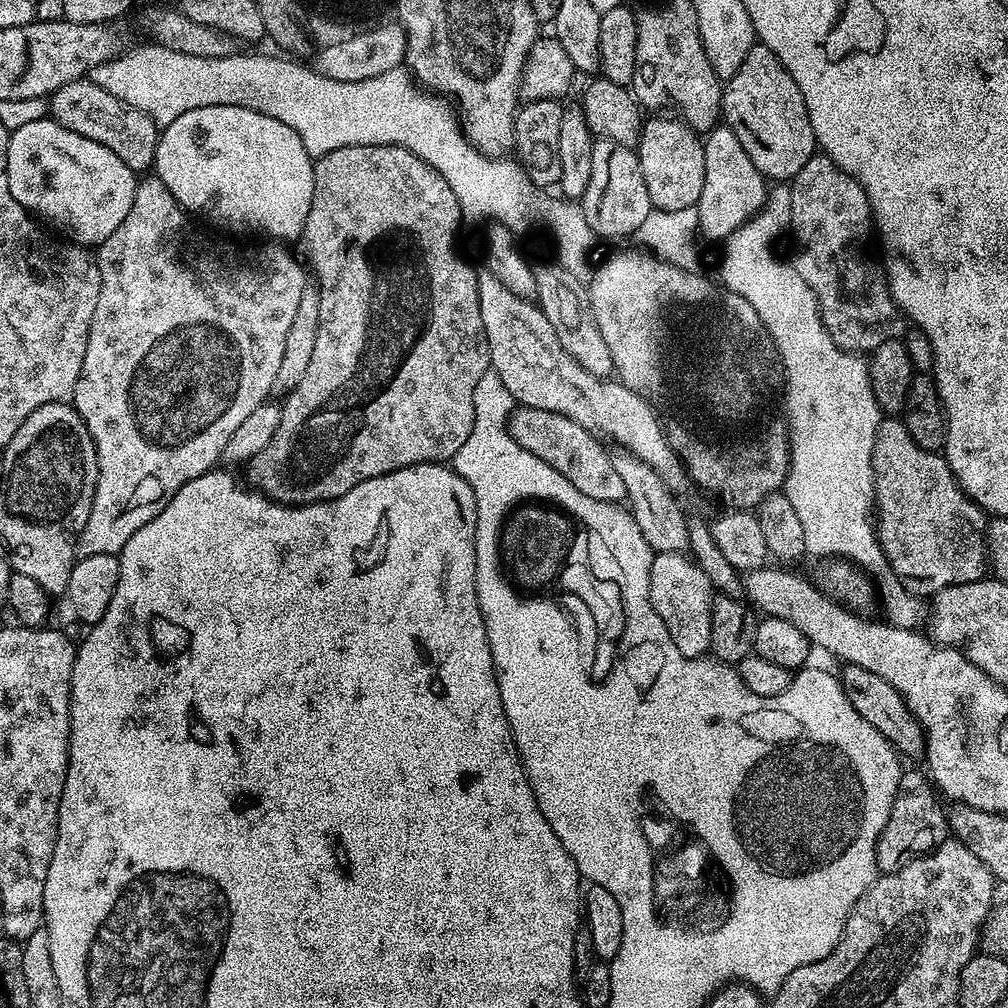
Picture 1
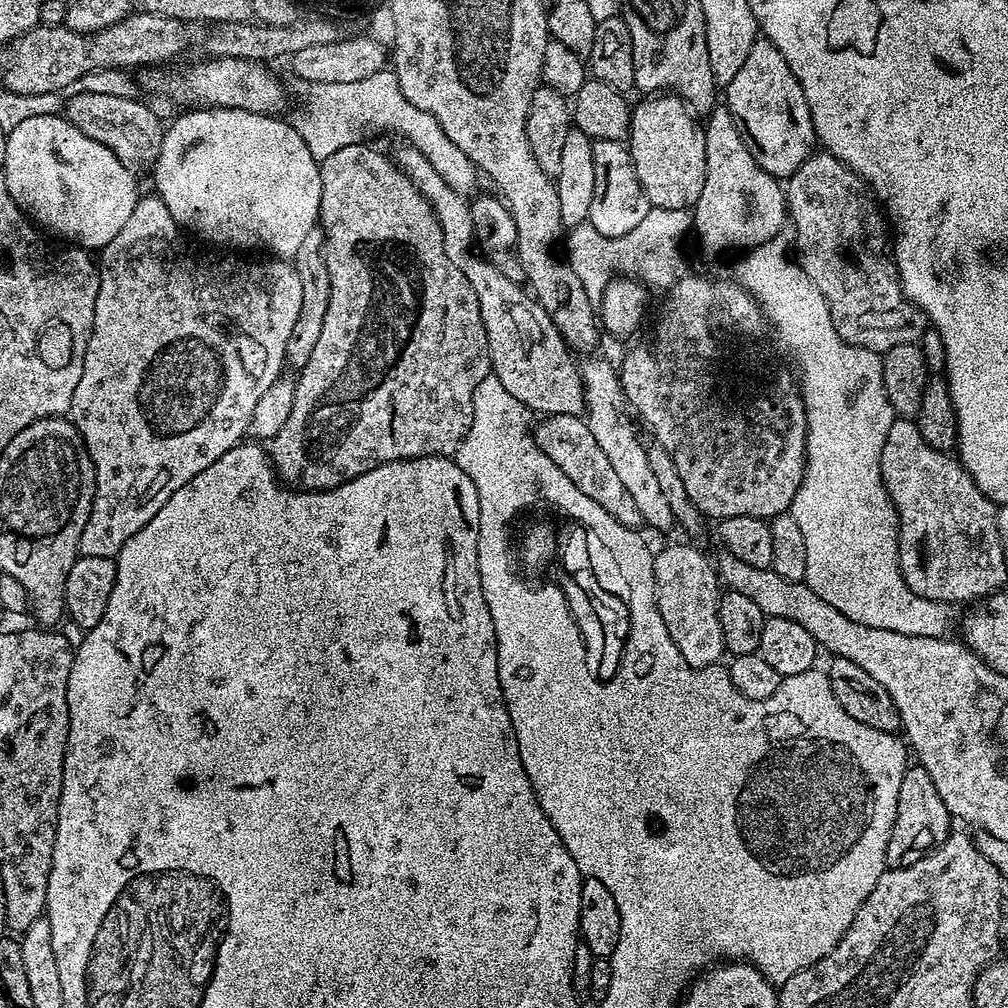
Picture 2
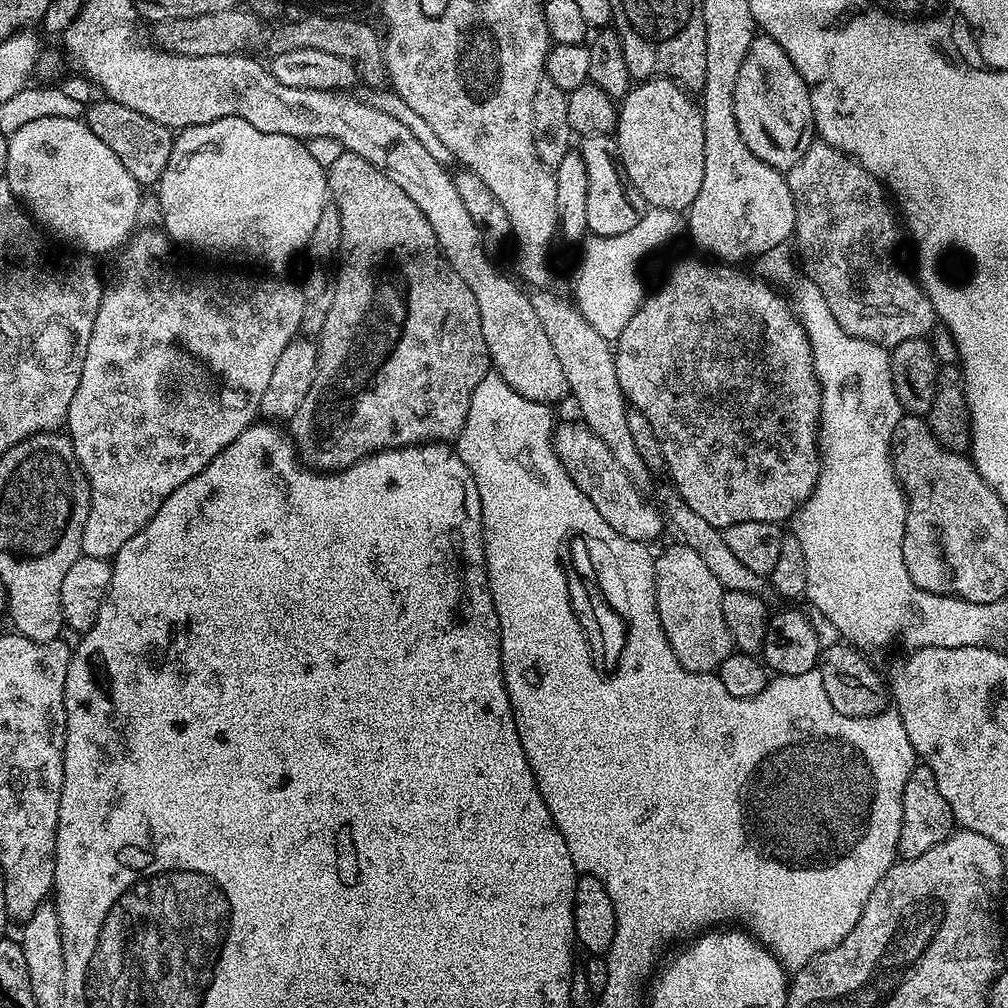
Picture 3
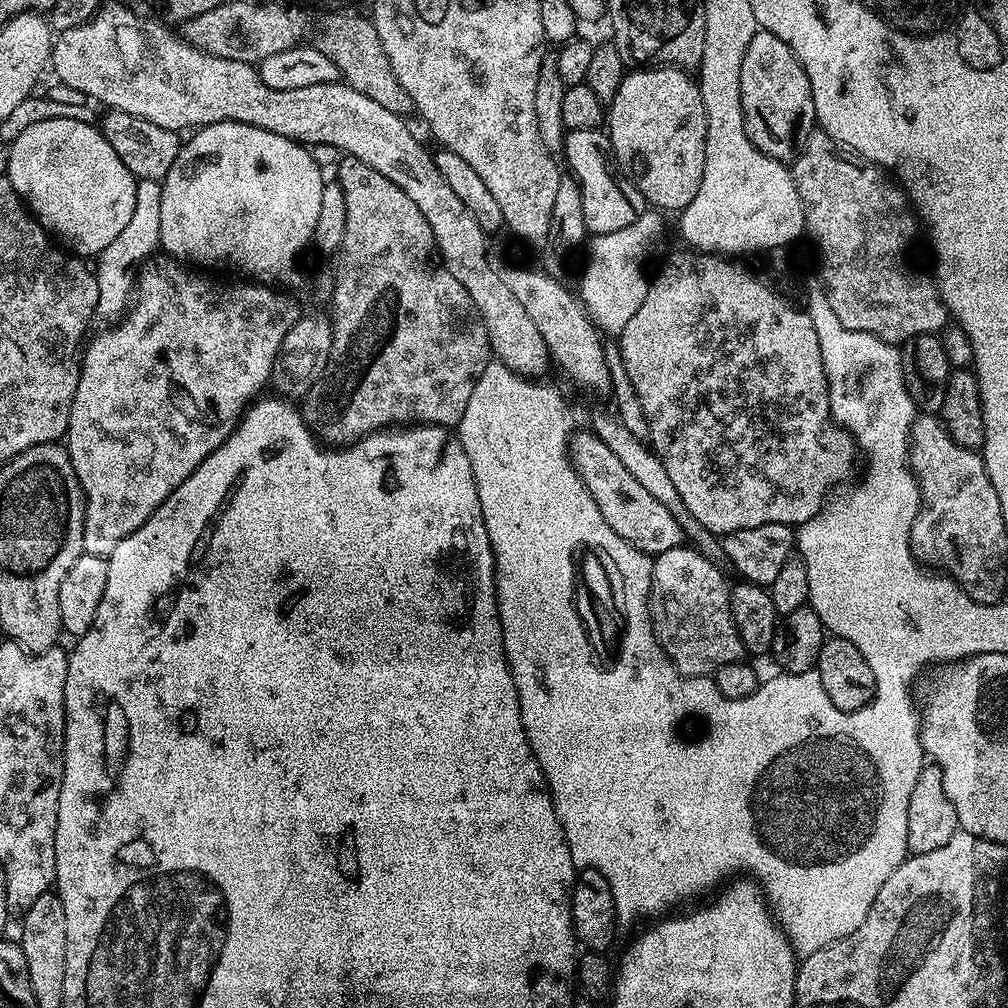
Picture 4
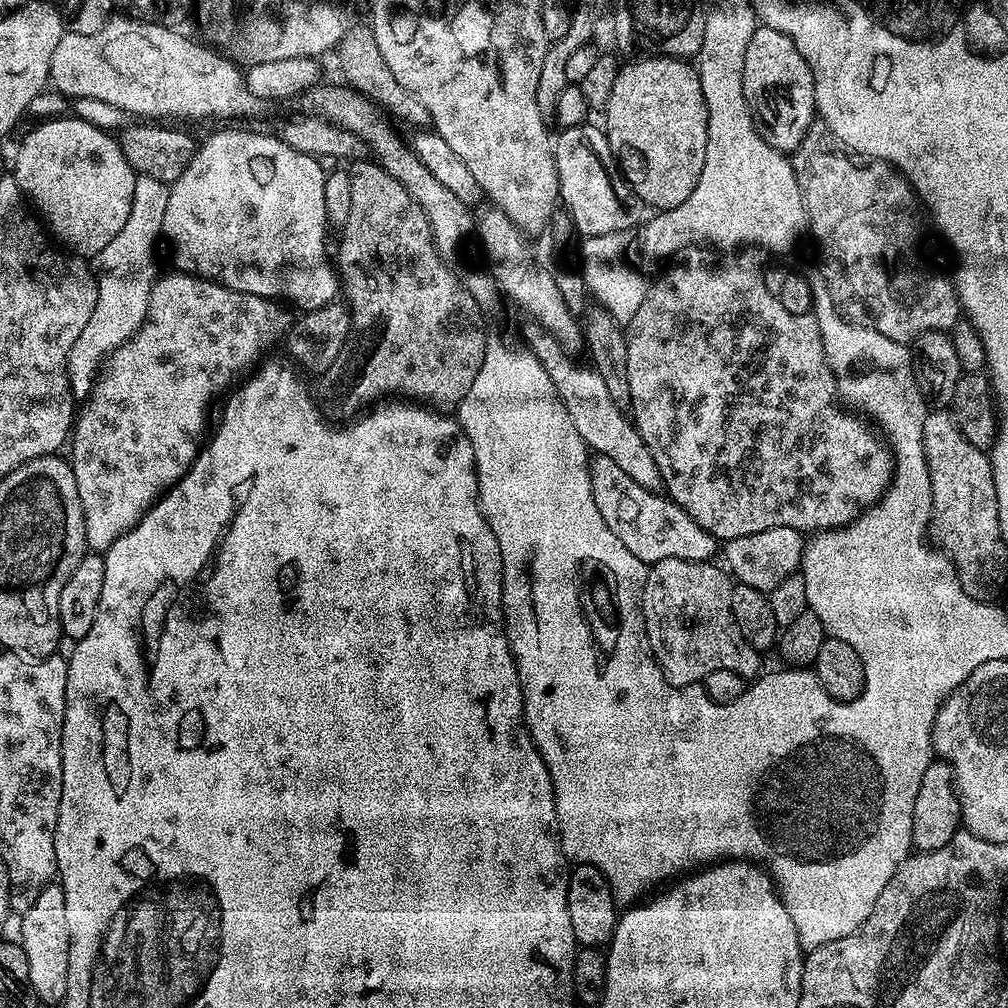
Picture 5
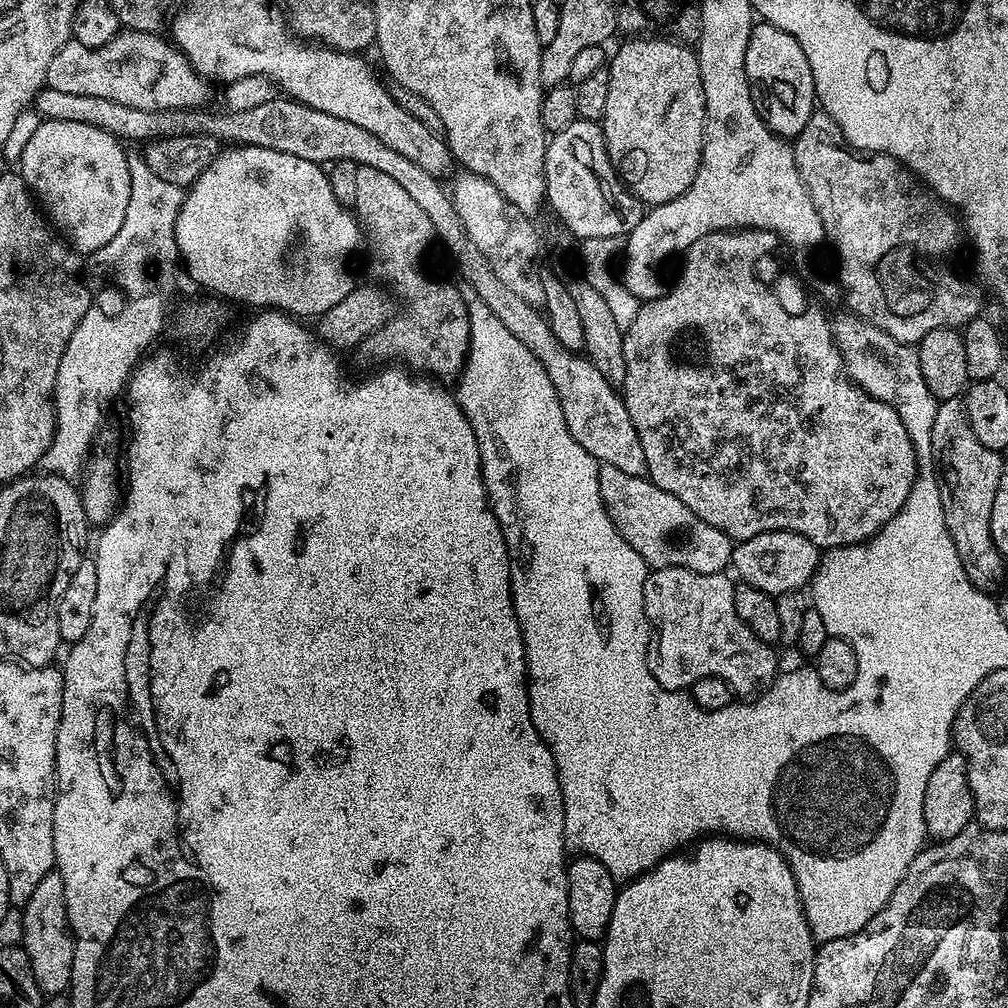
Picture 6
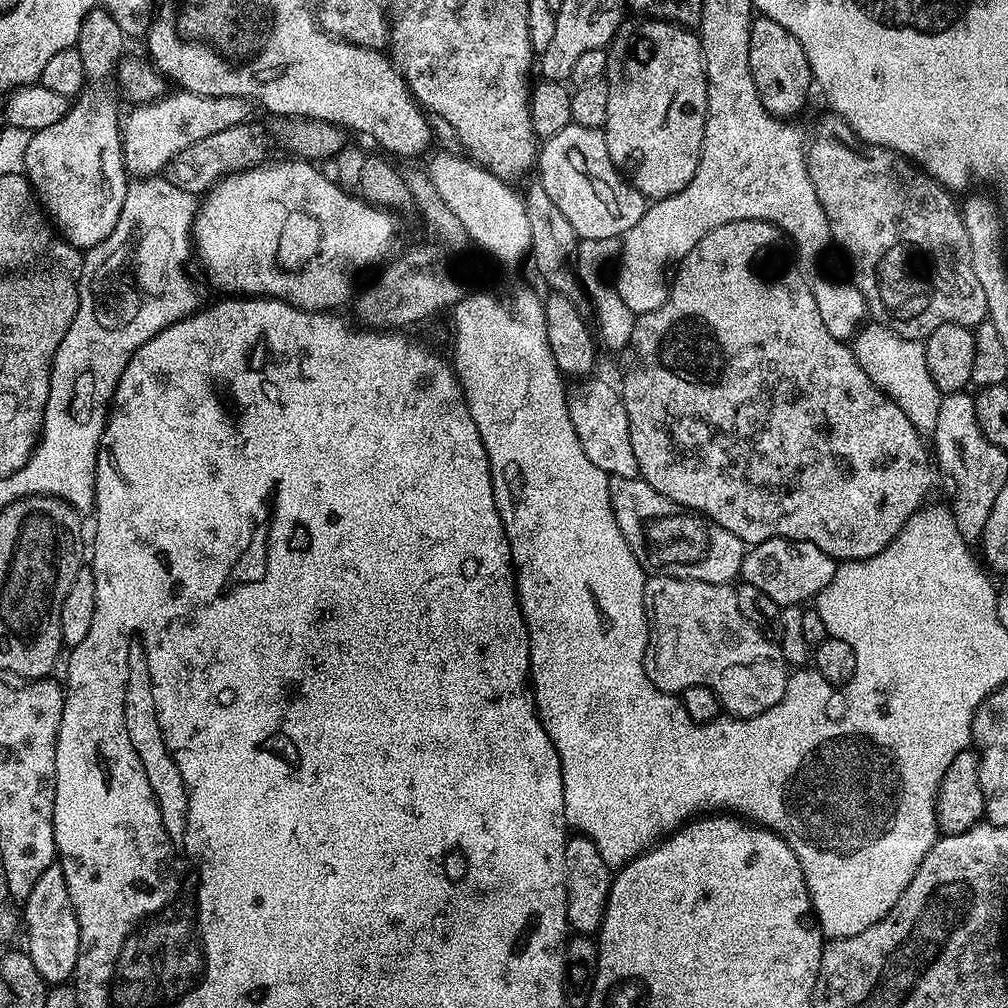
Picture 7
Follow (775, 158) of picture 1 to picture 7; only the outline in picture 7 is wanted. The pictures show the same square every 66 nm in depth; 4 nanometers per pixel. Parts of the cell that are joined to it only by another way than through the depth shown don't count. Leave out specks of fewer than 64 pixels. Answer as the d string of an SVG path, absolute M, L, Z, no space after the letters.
M757 15L750 30L750 74L754 78L754 86L758 90L758 98L762 98L762 106L773 116L792 118L795 112L804 108L808 100L808 91L814 88L812 71L806 62L806 54L802 54L802 46L790 30L778 26L770 18Z

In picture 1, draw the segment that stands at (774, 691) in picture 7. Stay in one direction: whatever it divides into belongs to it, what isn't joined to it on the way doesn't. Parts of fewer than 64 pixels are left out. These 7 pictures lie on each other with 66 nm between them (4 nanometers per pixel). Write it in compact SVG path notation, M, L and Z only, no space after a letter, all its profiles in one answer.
M658 552L653 555L650 566L650 602L658 610L658 618L666 630L670 630L670 639L678 646L683 656L699 660L709 655L710 616L714 589L710 578L697 566L691 555L683 552Z

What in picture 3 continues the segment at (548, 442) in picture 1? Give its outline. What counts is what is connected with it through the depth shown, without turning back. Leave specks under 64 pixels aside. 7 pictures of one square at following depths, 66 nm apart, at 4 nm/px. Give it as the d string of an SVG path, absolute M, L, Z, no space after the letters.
M573 420L555 425L552 449L558 454L566 474L570 474L574 486L578 486L578 490L582 490L582 494L586 494L586 498L594 502L594 510L598 510L598 514L602 514L602 518L606 518L606 522L610 522L610 526L618 530L620 536L641 542L653 542L652 540L658 539L660 531L666 528L661 509L653 501L652 505L650 501L644 500L645 493L632 483L626 470L618 466L606 442L602 442L598 434L589 430L587 424Z

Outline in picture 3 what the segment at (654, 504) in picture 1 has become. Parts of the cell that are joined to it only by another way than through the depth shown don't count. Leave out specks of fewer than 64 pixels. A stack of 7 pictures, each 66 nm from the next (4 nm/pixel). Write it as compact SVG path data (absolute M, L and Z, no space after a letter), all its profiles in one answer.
M552 290L533 291L530 299L534 306L534 314L538 314L538 320L542 322L542 328L546 330L550 344L554 346L554 354L558 354L558 360L562 362L571 399L576 399L576 404L580 407L579 419L587 424L594 434L598 434L602 442L606 442L610 454L614 454L618 466L626 470L632 483L641 490L647 489L650 471L643 464L642 457L630 436L627 425L630 405L618 382L613 345L604 340L602 334L598 334L598 330L594 330L590 322L586 322L586 318L582 318L571 299L563 300L562 297L548 291Z

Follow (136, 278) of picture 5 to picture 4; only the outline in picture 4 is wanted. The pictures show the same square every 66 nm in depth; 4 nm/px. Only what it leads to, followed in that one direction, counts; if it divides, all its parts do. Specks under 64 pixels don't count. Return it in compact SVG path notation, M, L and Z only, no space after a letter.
M142 180L134 194L134 214L122 229L122 234L102 250L94 264L98 282L98 309L103 312L123 313L129 307L134 292L134 269L160 248L160 215L162 214L161 181Z

